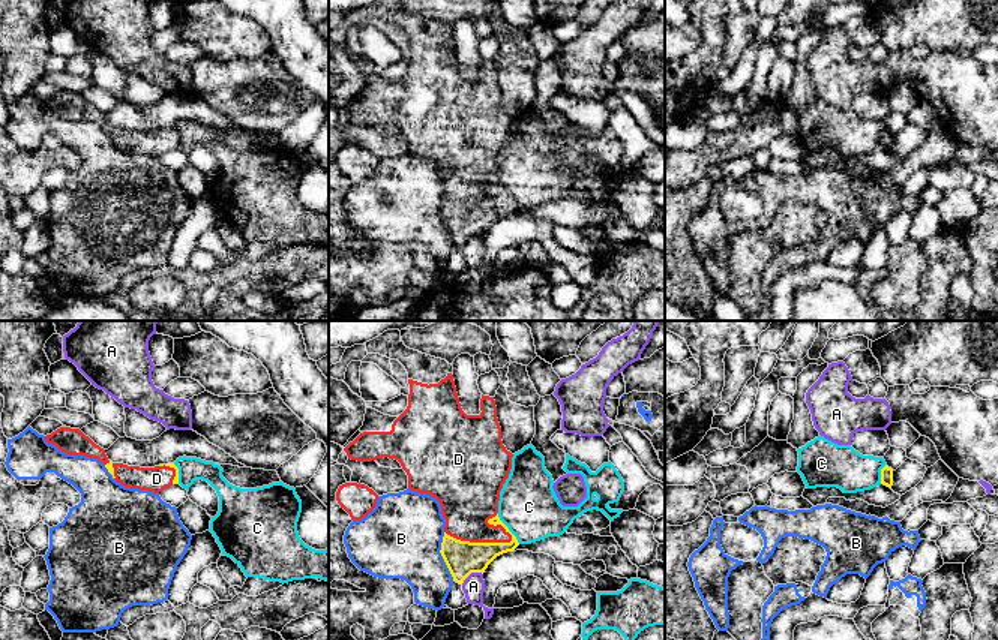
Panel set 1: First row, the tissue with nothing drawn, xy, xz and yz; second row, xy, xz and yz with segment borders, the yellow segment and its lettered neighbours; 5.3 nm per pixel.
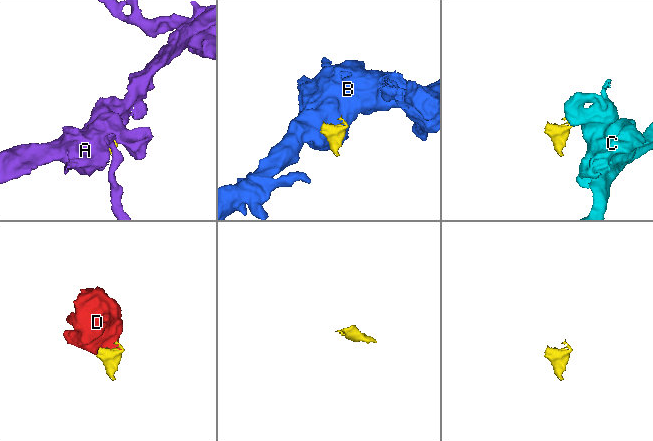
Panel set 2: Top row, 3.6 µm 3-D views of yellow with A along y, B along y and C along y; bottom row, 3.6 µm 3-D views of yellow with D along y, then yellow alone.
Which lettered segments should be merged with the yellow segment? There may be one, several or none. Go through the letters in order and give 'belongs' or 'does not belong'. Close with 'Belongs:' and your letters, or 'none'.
A: does not belong
B: does not belong
C: does not belong
D: belongs
Belongs: D

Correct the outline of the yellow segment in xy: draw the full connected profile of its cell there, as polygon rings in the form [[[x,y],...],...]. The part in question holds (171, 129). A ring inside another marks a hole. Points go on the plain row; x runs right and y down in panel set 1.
[[[60,91],[47,99],[45,103],[66,118],[98,123],[105,129],[113,142],[125,151],[159,157],[165,151],[179,148],[179,132],[174,127],[155,132],[113,127],[108,124],[105,114],[96,109],[80,93]]]

